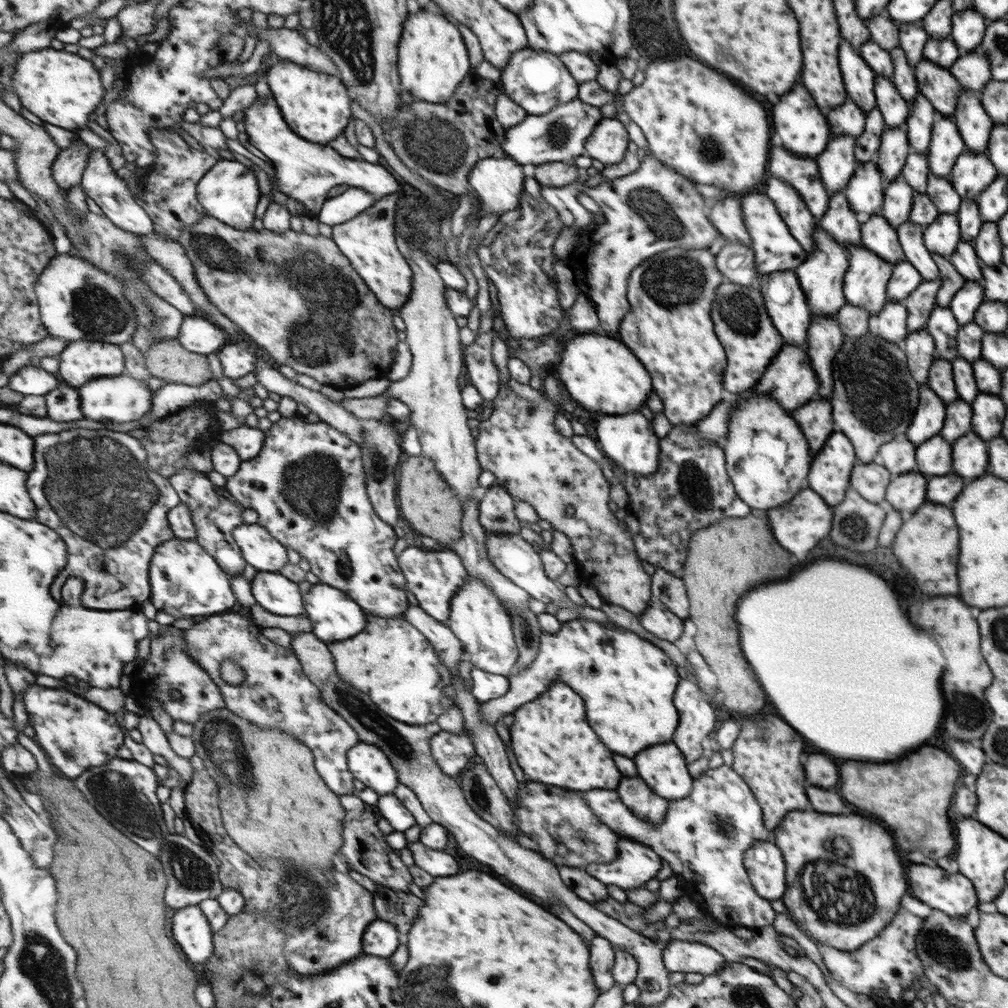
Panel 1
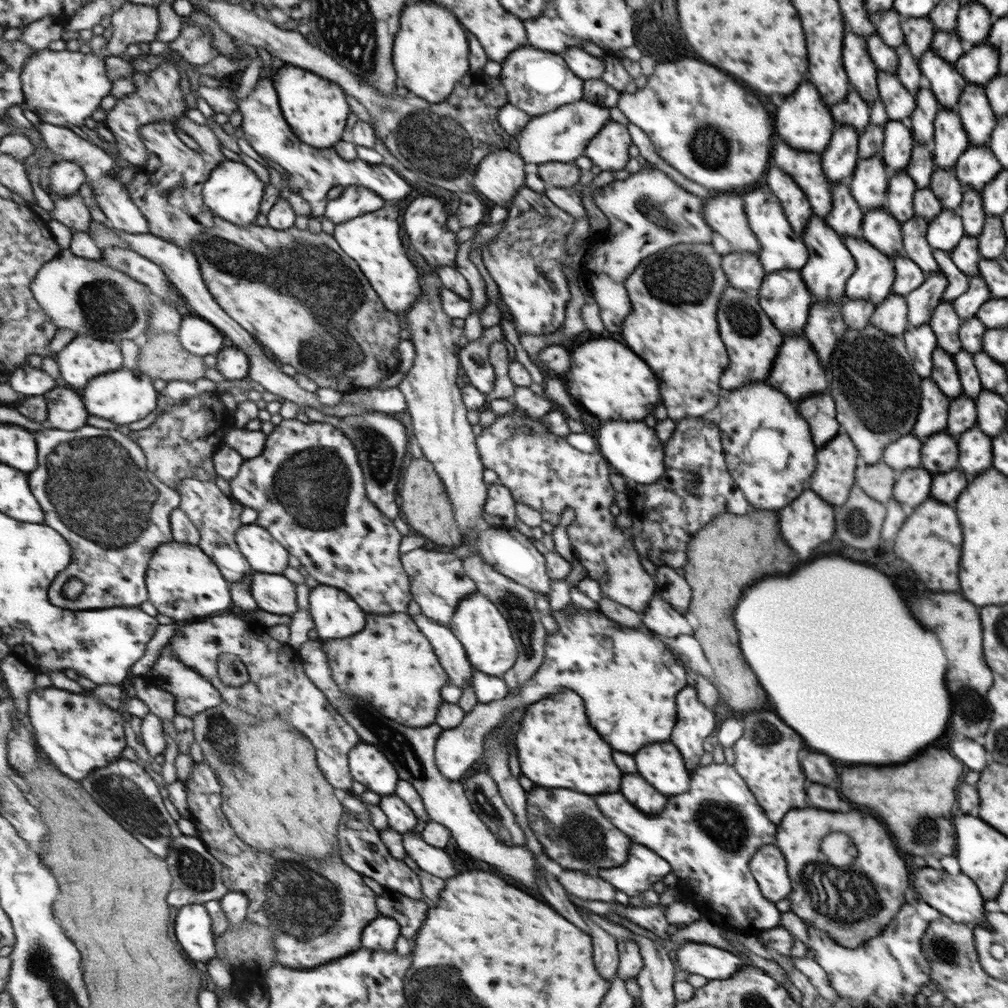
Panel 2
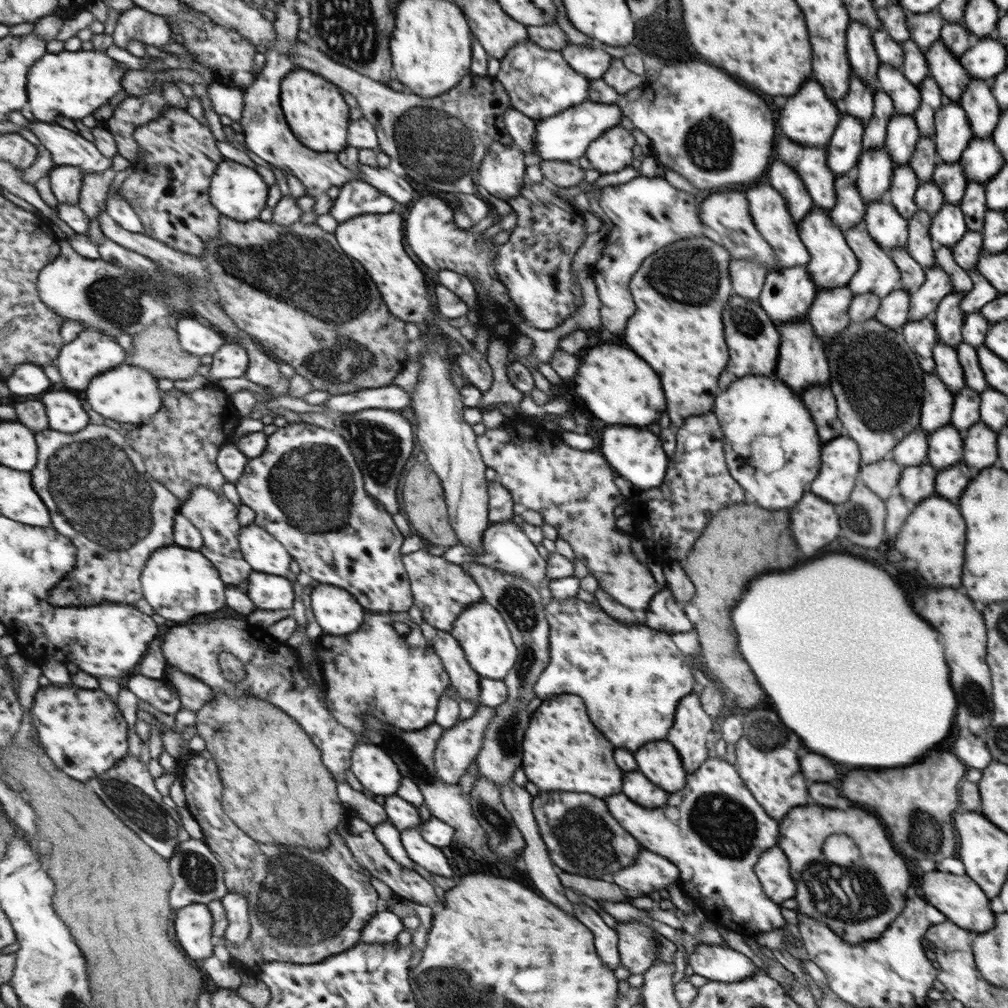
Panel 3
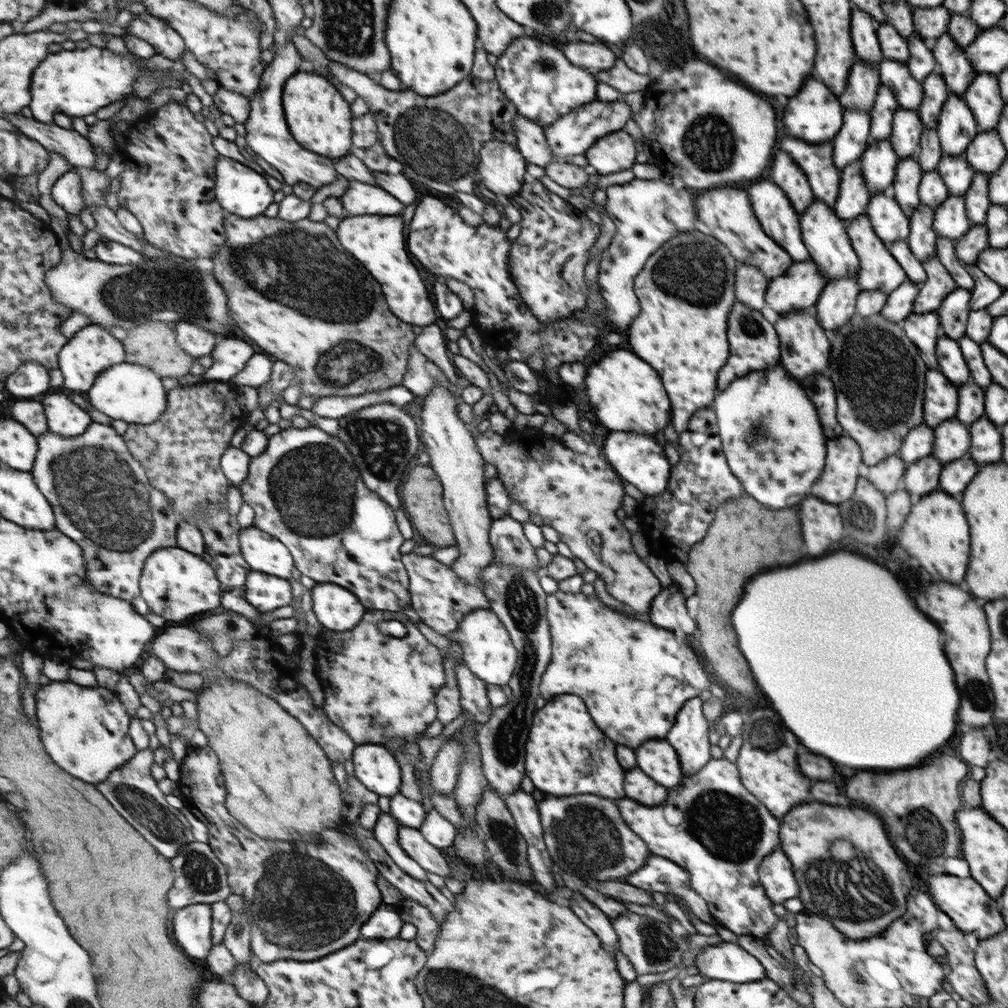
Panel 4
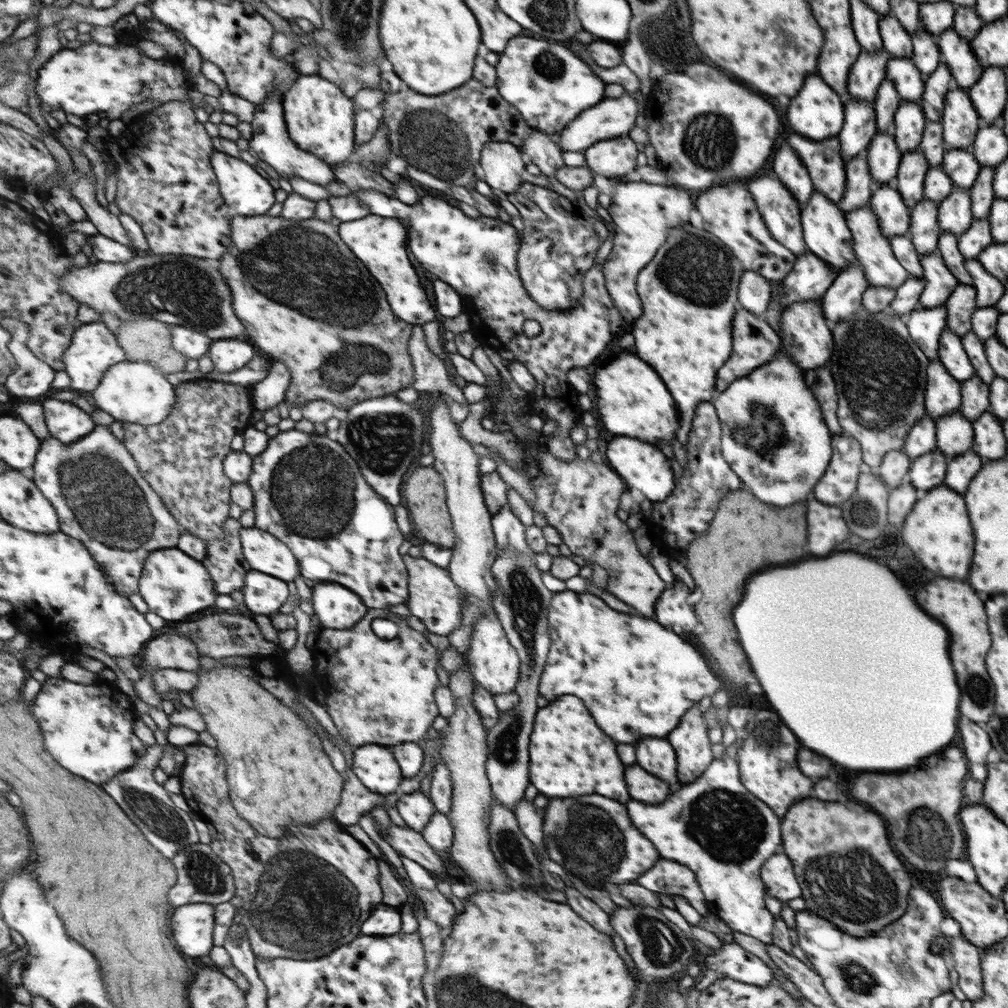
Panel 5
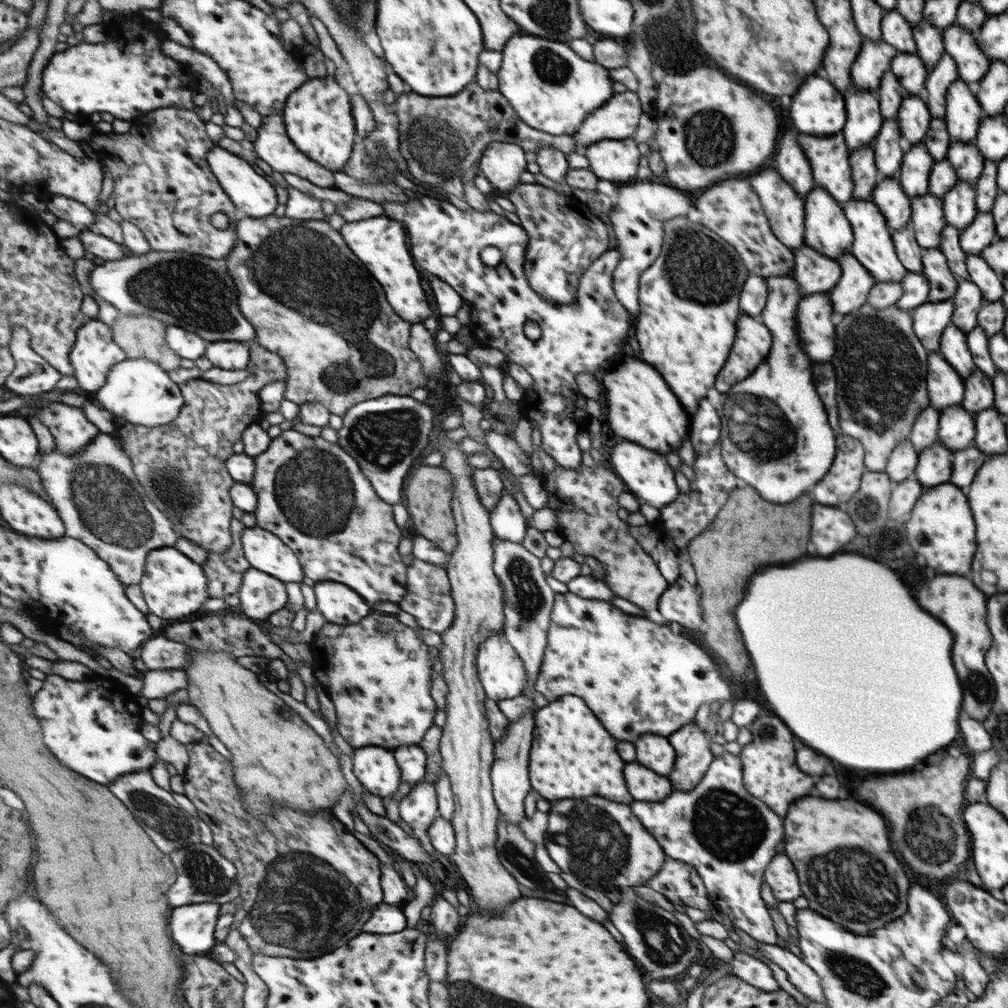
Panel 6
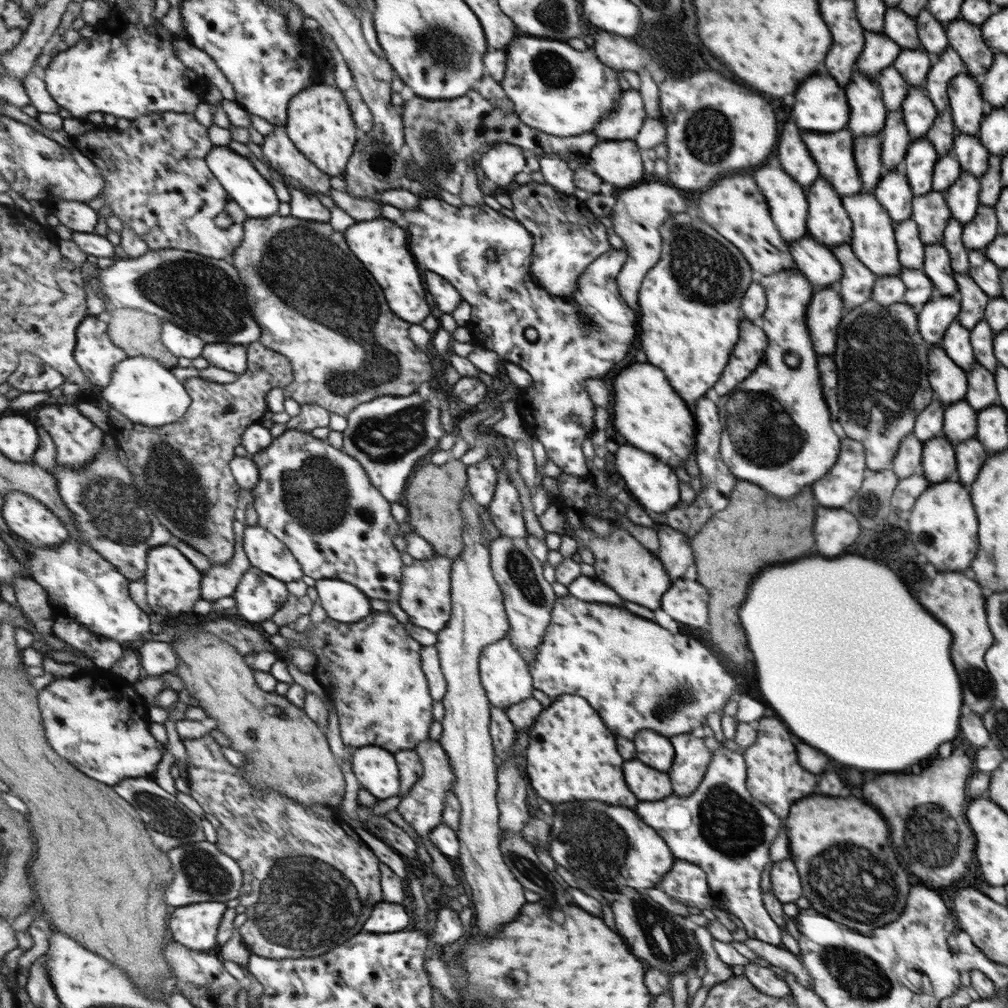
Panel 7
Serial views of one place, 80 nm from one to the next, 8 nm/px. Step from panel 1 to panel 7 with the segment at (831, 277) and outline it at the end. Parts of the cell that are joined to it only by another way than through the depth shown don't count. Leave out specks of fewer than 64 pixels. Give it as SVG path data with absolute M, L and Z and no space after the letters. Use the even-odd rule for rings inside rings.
M818 176L810 184L807 192L807 235L811 235L812 239L826 245L827 248L849 243L852 224L833 185Z

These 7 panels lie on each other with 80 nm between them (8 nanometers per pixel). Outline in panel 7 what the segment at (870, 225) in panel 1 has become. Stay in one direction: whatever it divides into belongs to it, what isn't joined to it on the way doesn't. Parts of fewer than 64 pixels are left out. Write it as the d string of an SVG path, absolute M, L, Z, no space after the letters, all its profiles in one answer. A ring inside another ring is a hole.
M903 170L884 171L872 193L894 224L909 218L913 194Z

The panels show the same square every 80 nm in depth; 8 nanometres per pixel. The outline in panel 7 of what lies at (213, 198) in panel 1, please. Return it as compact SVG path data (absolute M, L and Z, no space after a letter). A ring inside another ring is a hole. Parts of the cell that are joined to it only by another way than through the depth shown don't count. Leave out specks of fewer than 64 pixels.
M214 146L207 155L206 161L213 174L222 182L230 195L248 212L250 218L269 218L279 212L279 198L271 182L257 172L257 168L231 147Z

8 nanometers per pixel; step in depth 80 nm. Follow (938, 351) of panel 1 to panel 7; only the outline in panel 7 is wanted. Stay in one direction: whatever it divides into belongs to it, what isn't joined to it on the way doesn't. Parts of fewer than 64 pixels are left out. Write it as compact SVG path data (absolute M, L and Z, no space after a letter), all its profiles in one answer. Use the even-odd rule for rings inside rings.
M955 271L952 273L957 284L956 297L960 302L955 322L961 323L966 329L973 328L982 320L984 308L991 298L975 285L968 274L959 274Z

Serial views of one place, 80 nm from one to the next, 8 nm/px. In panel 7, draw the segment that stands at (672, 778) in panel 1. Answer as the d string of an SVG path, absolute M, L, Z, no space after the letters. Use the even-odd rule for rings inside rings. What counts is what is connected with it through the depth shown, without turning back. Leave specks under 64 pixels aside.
M643 730L643 732L639 732L639 736L635 736L633 744L635 744L635 750L637 750L637 756L635 756L637 760L641 760L643 764L647 764L655 770L667 772L674 754L667 738L659 736L657 732Z

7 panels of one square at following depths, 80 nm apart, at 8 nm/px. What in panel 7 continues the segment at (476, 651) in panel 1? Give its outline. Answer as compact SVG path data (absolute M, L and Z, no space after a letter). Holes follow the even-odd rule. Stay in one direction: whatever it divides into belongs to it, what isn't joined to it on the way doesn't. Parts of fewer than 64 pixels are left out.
M498 640L487 647L482 654L481 669L482 683L492 706L507 710L510 706L522 703L533 696L534 676L531 674L528 662L511 640Z

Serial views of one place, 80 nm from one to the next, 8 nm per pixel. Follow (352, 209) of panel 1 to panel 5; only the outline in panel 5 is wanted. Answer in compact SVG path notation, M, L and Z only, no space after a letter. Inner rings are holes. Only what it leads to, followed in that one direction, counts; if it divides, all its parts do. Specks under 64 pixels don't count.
M358 190L353 192L357 198L366 204L370 213L387 218L399 218L409 220L411 252L419 260L421 266L429 273L436 275L438 279L447 282L459 295L463 296L469 305L469 313L473 318L473 326L470 332L482 345L486 344L495 351L509 350L514 355L513 360L523 363L535 376L537 388L527 394L529 408L524 412L533 416L539 416L543 420L556 421L558 429L552 435L542 435L539 440L549 448L559 460L572 460L576 457L576 446L569 439L569 430L580 420L581 410L577 408L577 392L570 388L566 374L572 368L585 368L593 364L597 356L605 352L609 342L619 334L623 328L621 313L611 300L606 290L606 280L603 276L602 264L597 264L586 274L583 283L582 298L580 304L565 311L550 311L544 309L523 286L522 276L519 275L518 257L522 243L522 234L510 223L503 222L499 217L479 218L469 216L463 209L455 207L445 200L433 196L421 197L415 204L408 205L398 198L391 198L383 192L376 190ZM527 320L534 320L540 324L541 332L535 337L527 337L523 332L523 324Z

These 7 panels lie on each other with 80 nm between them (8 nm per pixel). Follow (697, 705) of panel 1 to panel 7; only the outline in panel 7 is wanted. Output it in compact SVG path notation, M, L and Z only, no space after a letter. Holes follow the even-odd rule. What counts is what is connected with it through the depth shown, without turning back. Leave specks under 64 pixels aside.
M687 733L685 736L669 738L674 754L673 764L667 770L667 776L674 797L689 797L697 790L711 758L701 738L691 738L692 735Z

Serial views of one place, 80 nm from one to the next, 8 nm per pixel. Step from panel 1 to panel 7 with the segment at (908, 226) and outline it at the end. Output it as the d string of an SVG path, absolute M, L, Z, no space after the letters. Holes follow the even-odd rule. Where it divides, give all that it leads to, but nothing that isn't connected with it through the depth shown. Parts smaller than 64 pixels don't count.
M931 190L911 199L909 218L915 221L923 244L933 244L942 240L945 225L950 219L945 197L945 192Z

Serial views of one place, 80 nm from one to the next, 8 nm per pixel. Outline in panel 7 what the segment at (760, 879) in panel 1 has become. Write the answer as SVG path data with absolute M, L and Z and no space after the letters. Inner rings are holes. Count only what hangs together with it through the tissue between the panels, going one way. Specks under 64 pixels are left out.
M784 858L771 867L769 881L775 898L783 904L795 902L801 896L799 876L797 876L797 872L793 868L791 858Z

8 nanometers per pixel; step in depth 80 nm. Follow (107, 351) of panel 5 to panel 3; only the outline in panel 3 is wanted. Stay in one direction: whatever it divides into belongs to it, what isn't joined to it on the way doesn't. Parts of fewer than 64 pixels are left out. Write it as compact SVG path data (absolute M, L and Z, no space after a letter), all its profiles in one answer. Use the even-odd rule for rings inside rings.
M86 329L79 333L79 336L73 342L64 345L57 358L56 365L62 374L63 384L67 388L85 390L85 388L89 388L89 384L96 376L127 362L128 355L126 348L123 348L123 345L119 344L115 337Z

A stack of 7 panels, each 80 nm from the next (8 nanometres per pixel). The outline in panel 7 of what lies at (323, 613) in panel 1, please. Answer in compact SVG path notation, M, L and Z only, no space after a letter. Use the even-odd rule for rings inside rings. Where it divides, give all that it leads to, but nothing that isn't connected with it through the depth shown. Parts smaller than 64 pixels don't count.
M321 579L315 588L328 617L339 622L356 623L373 614L370 597L354 584L339 579Z

